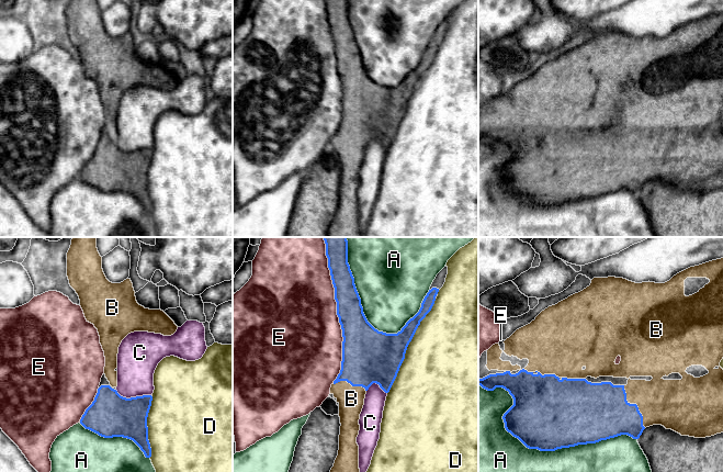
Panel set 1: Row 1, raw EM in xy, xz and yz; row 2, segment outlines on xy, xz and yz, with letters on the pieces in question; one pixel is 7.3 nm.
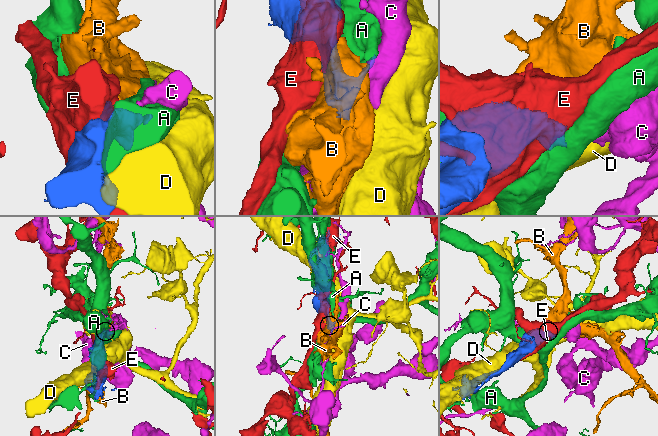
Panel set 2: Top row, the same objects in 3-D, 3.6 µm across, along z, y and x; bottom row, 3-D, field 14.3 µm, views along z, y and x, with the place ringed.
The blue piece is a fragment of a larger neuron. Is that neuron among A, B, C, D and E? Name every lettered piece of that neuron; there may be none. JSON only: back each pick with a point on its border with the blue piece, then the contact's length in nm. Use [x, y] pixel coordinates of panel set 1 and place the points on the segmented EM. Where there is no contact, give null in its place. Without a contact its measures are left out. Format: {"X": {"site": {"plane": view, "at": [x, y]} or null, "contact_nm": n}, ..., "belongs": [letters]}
{"B": {"site": {"plane": "yz", "at": [635, 404]}, "contact_nm": 360}, "belongs": ["B"]}

